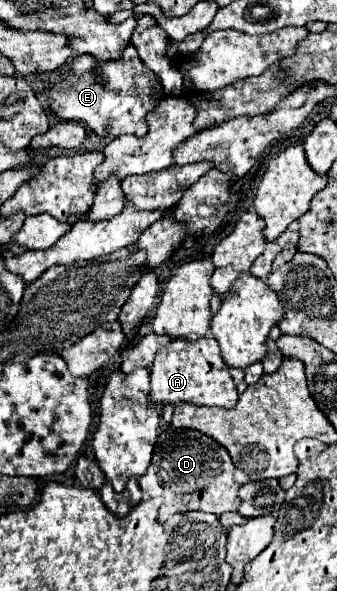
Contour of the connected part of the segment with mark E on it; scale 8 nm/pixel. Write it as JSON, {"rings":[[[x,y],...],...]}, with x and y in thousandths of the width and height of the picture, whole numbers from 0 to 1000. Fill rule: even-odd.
{"rings":[[[398,76],[368,83],[362,96],[344,103],[297,107],[273,96],[231,96],[208,107],[208,120],[190,144],[160,144],[131,157],[154,171],[154,188],[202,205],[231,205],[267,215],[285,228],[404,228],[427,232],[439,225],[433,195],[451,191],[487,168],[481,144],[445,117],[421,107]]]}

